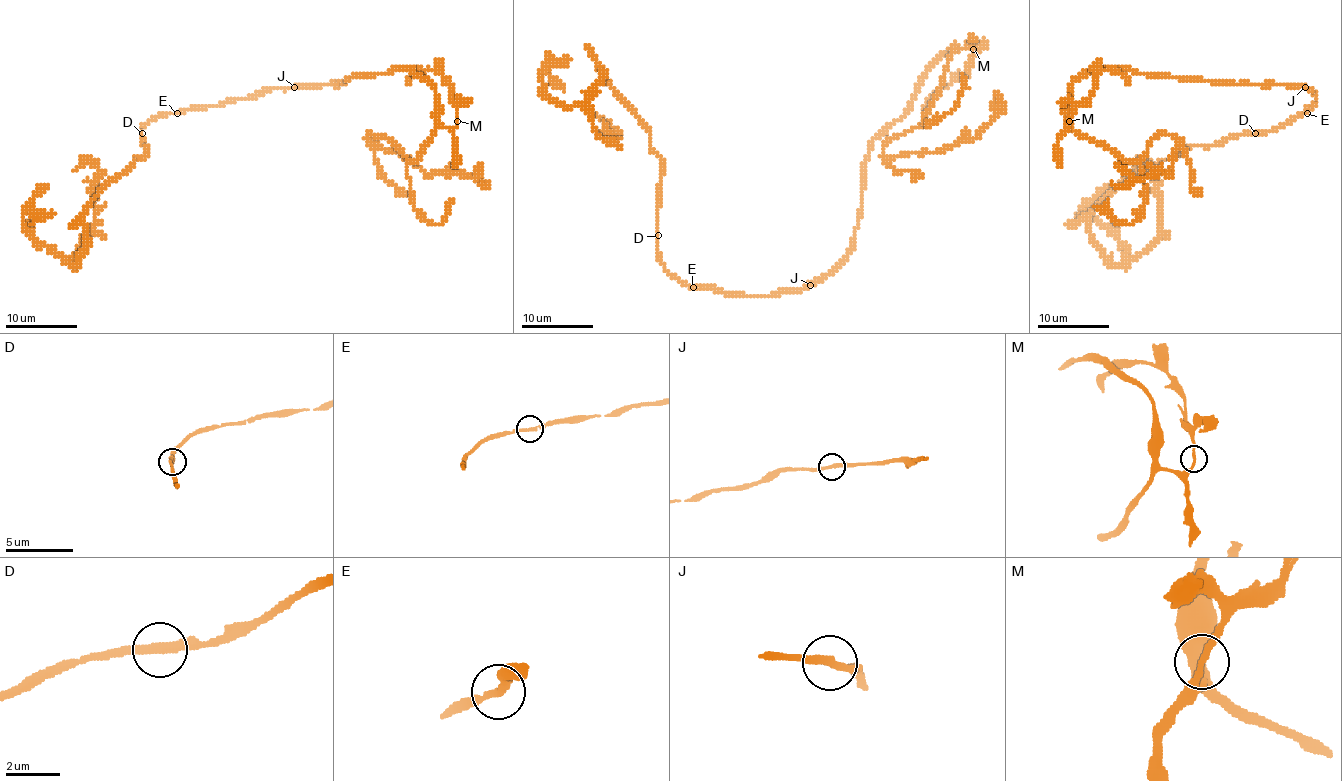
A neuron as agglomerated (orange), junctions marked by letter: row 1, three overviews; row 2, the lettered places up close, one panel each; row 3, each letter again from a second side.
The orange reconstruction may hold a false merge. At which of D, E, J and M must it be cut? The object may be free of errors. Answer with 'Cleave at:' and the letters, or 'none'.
Cleave at: none

